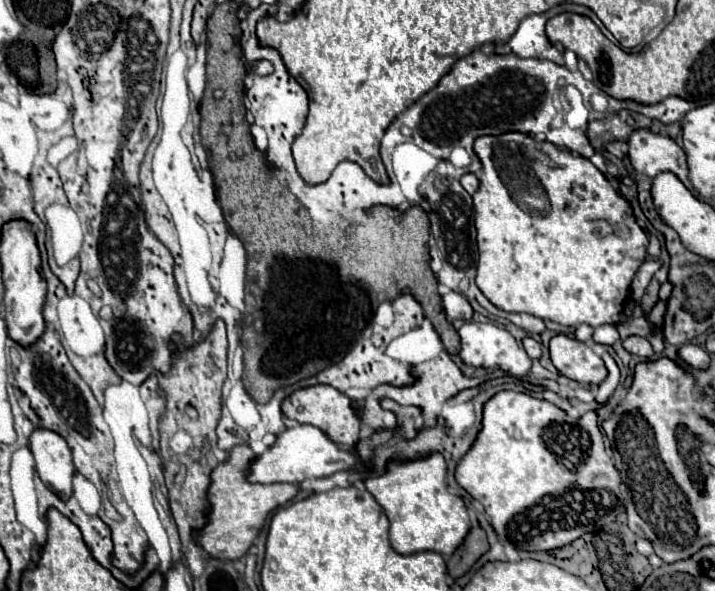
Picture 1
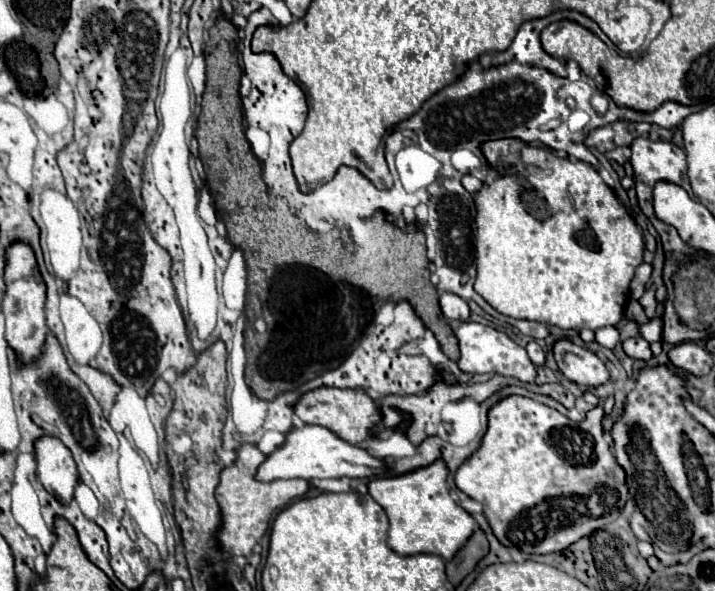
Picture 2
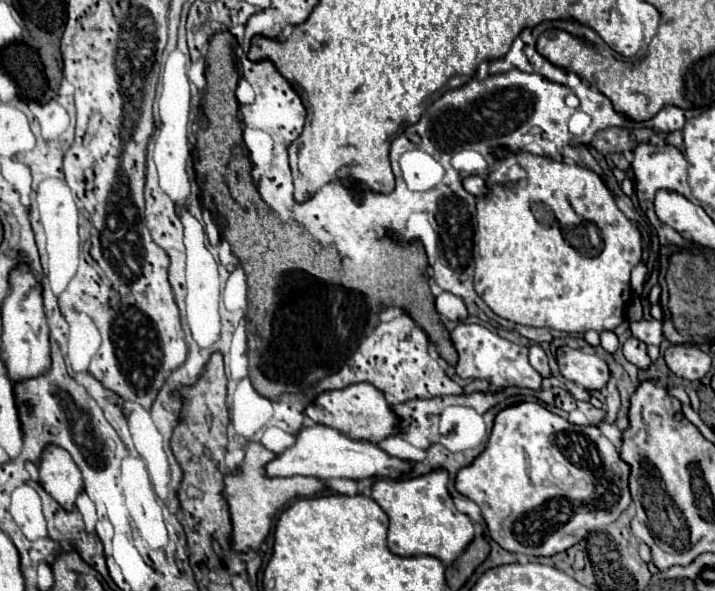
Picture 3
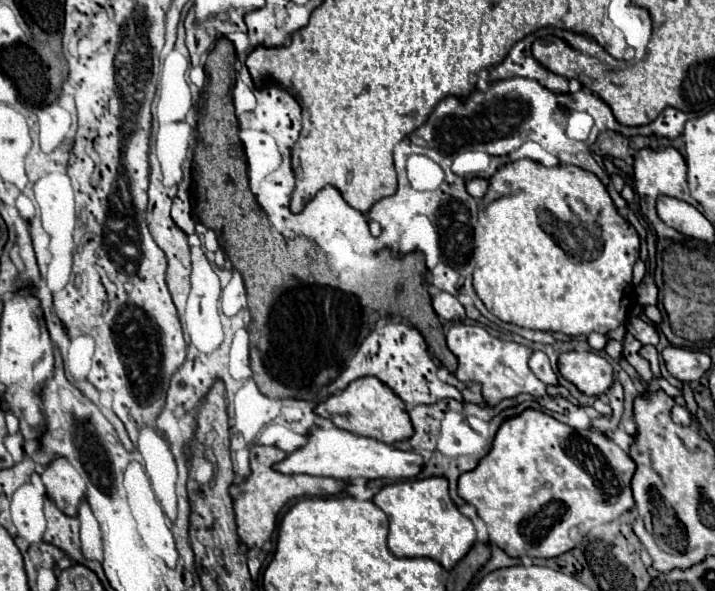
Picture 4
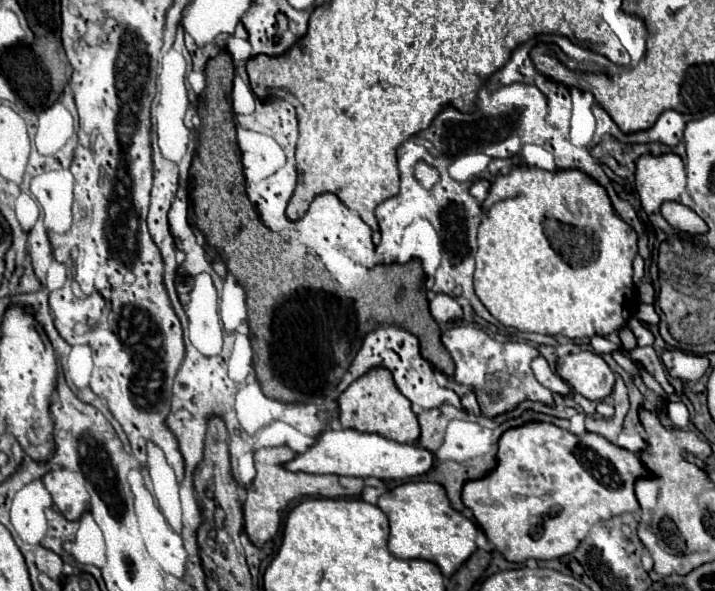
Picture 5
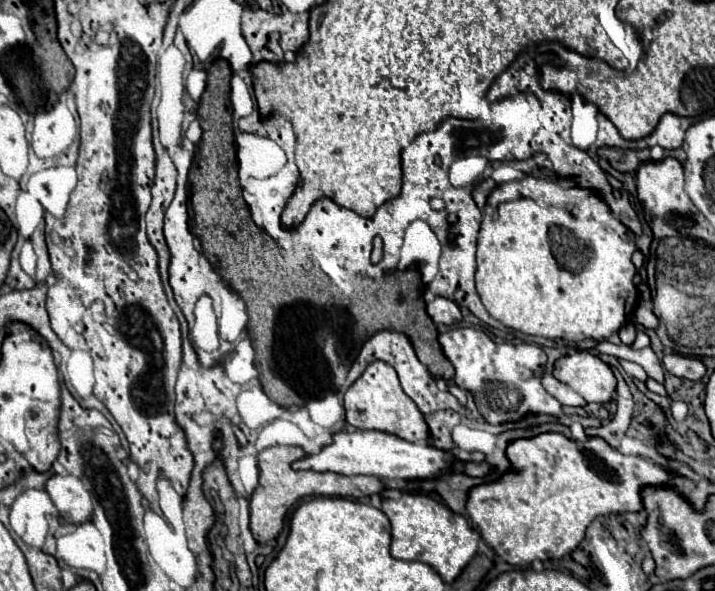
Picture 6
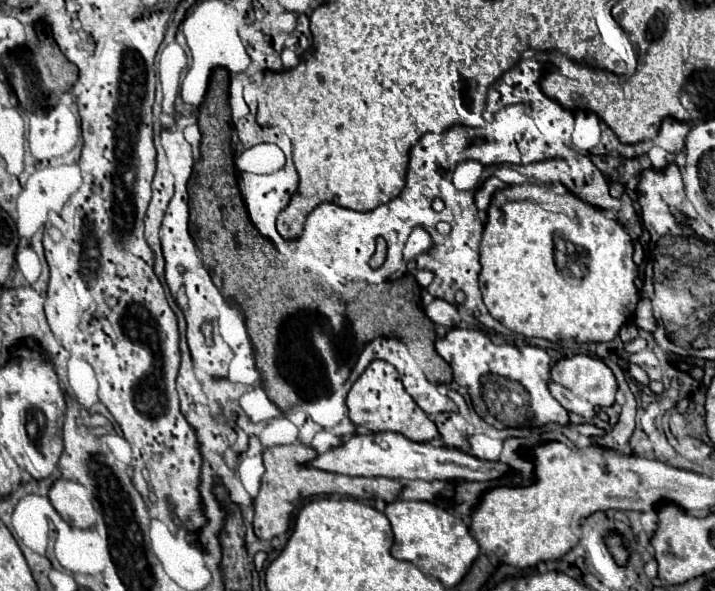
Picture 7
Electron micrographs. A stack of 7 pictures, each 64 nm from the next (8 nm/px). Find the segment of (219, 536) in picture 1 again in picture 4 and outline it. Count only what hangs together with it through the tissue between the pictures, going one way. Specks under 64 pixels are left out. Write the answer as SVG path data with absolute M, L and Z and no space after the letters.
M254 444L250 450L250 466L252 474L242 482L234 484L230 494L234 496L234 512L236 512L236 524L238 524L238 536L240 542L248 548L262 548L262 544L272 536L278 520L278 512L288 504L292 498L298 496L338 496L346 490L344 480L336 478L324 478L324 476L308 476L308 474L282 474L272 468L272 464L286 458L286 452L272 446Z

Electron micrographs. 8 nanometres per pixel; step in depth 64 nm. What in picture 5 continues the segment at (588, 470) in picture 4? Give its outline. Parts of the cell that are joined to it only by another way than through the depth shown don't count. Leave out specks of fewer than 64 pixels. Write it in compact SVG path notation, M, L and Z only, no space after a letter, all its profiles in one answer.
M530 422L522 428L514 428L514 430L508 430L504 432L504 436L500 438L500 448L498 448L498 456L496 456L496 462L498 466L482 480L470 480L470 484L466 484L466 488L462 490L462 500L464 500L464 506L472 510L474 514L474 520L476 524L484 530L486 538L496 546L496 550L508 560L508 562L526 562L528 558L536 558L536 560L552 560L552 558L560 558L560 556L566 556L570 552L574 552L578 548L578 544L586 538L588 530L600 522L600 520L608 520L612 516L618 516L618 514L624 514L624 512L636 512L638 506L636 506L636 496L634 496L634 484L636 480L640 478L650 478L652 472L640 462L640 458L634 454L634 452L626 452L618 446L614 446L612 442L608 442L604 436L600 434L590 434L590 432L584 432L582 436L574 436L570 434L568 430L562 430L554 424L546 424L546 422Z

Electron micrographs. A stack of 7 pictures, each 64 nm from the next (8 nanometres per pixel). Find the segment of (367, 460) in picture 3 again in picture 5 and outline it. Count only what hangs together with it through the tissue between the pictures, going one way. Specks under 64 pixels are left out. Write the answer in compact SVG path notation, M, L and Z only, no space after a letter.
M324 430L318 442L304 454L298 454L286 464L292 472L308 474L338 474L338 476L360 476L360 478L384 478L384 480L406 480L424 476L434 466L434 452L418 444L402 444L380 434L358 432L358 430Z

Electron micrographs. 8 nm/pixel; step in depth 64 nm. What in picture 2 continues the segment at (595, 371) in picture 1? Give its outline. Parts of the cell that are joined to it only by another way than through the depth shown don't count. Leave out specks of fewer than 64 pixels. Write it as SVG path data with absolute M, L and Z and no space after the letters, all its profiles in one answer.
M558 340L554 346L554 356L558 370L572 382L584 384L588 388L596 388L606 384L610 374L606 364L588 348L576 346L568 340Z

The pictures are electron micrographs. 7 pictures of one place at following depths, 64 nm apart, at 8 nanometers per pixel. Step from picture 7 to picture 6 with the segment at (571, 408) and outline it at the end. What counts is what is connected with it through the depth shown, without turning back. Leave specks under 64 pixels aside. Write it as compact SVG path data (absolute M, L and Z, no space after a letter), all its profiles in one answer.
M548 372L542 376L542 386L544 386L560 404L564 404L564 406L580 406L580 408L586 406L586 400L582 400L582 396L578 396L570 386L558 382L558 380L556 380L552 374L548 374Z

